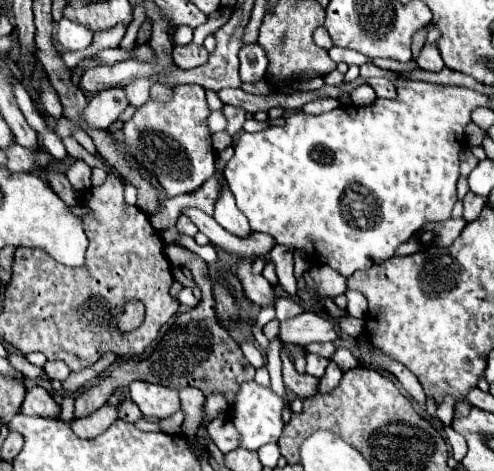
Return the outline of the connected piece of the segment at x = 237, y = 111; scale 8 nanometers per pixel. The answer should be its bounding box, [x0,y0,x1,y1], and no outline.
[223,105,247,135]

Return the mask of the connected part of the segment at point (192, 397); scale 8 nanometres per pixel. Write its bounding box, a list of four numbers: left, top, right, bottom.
[179,387,205,437]

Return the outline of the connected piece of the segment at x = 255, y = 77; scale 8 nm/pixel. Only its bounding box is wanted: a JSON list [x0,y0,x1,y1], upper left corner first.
[239,43,269,83]

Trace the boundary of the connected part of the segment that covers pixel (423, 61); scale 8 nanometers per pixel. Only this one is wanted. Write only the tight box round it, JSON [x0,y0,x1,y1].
[415,43,445,73]

